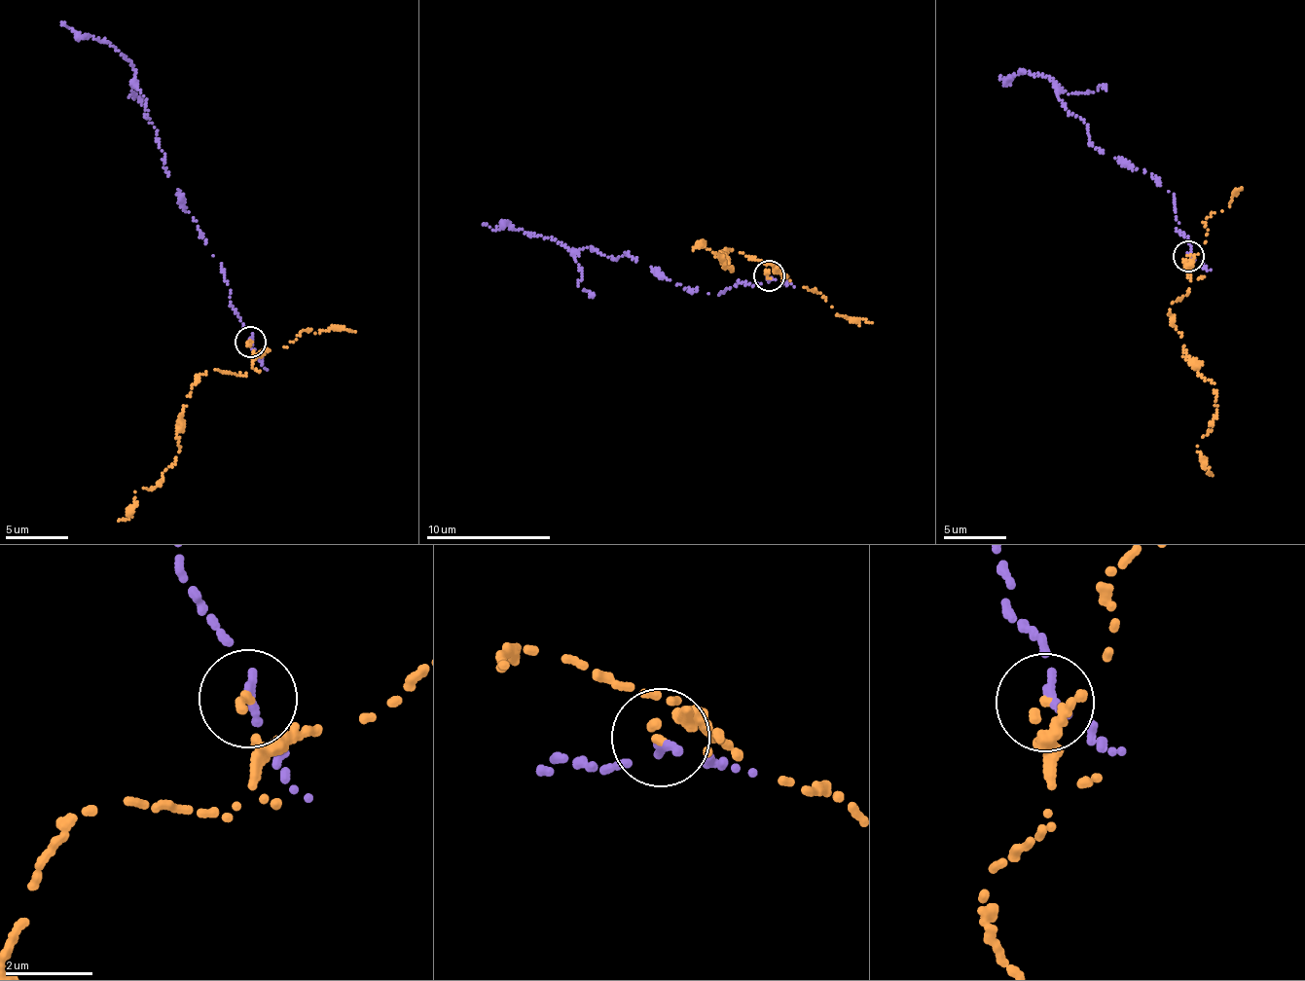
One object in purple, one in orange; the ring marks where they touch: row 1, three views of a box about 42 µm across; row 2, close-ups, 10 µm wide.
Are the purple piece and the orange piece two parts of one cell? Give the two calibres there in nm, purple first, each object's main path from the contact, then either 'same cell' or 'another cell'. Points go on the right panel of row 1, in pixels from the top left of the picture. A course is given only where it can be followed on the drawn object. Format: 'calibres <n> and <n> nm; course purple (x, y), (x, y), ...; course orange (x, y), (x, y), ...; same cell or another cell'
calibres 160 and 190 nm; course purple (1190, 256), (1174, 194), (1159, 177), (1092, 145), (1088, 125), (1065, 109), (1053, 81), (1021, 71), (999, 76); course orange (1187, 255), (1188, 293), (1169, 313), (1186, 356), (1214, 383), (1216, 418), (1197, 446), (1213, 475); another cell

